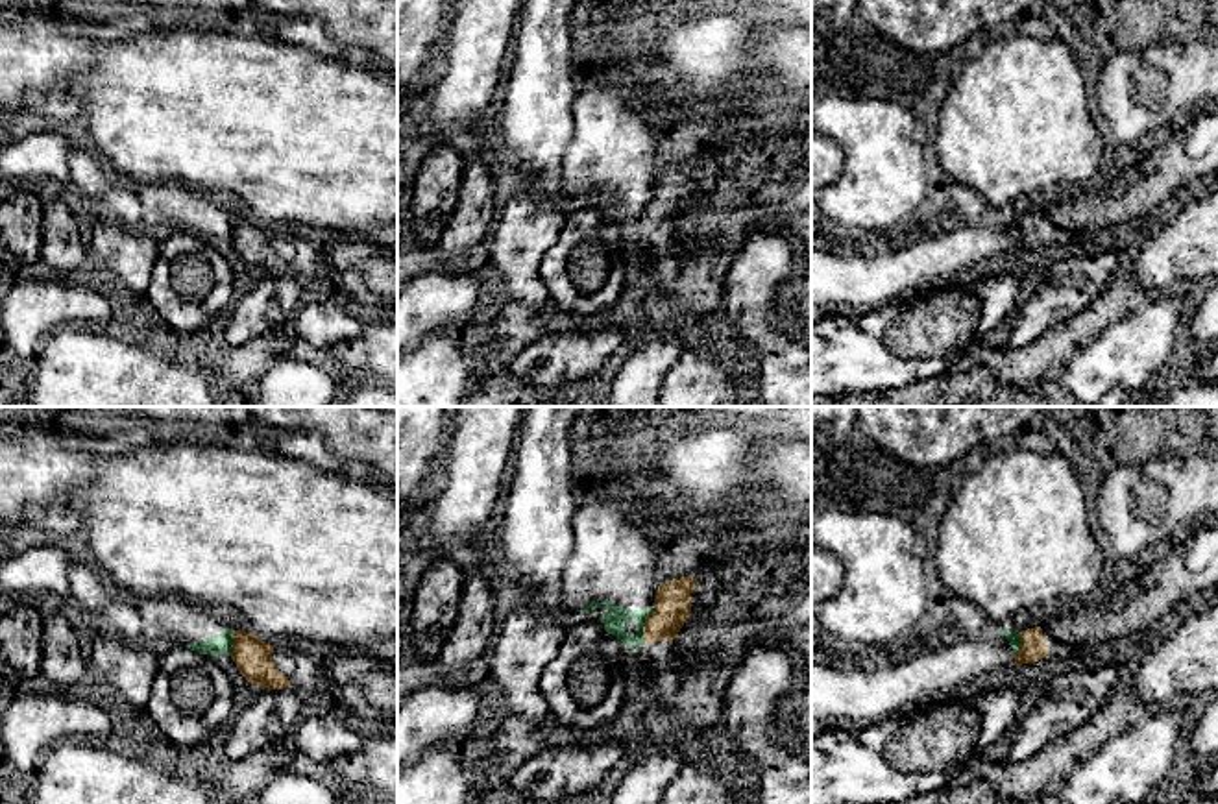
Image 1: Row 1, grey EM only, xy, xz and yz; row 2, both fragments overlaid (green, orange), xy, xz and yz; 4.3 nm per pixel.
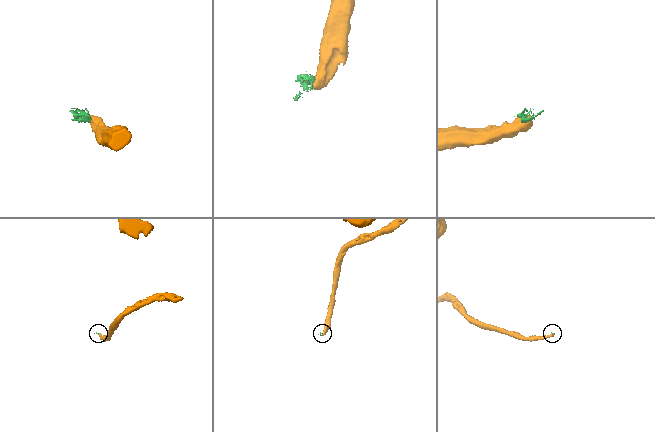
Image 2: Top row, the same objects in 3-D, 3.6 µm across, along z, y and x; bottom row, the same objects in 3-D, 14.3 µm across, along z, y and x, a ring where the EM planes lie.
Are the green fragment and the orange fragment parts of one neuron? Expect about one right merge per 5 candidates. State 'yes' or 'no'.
no

